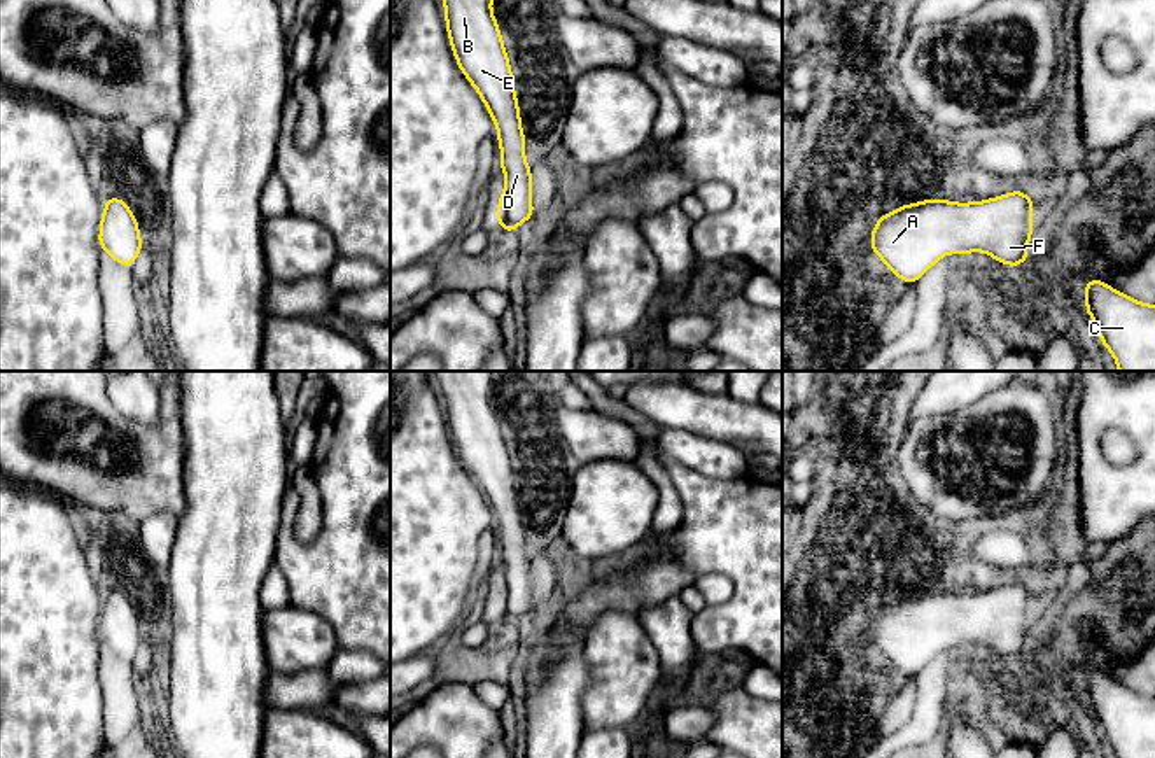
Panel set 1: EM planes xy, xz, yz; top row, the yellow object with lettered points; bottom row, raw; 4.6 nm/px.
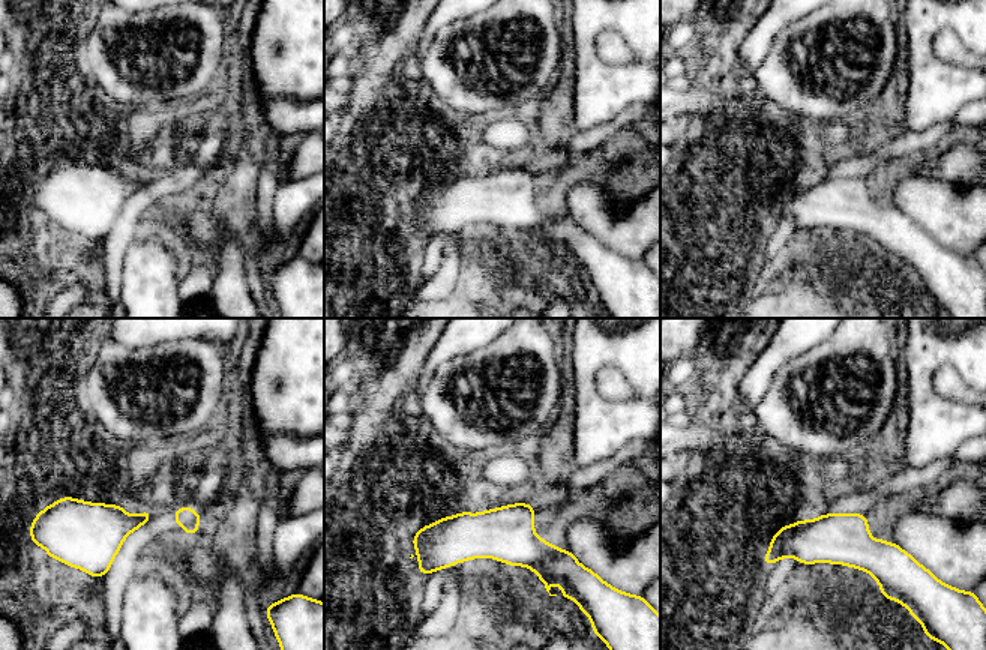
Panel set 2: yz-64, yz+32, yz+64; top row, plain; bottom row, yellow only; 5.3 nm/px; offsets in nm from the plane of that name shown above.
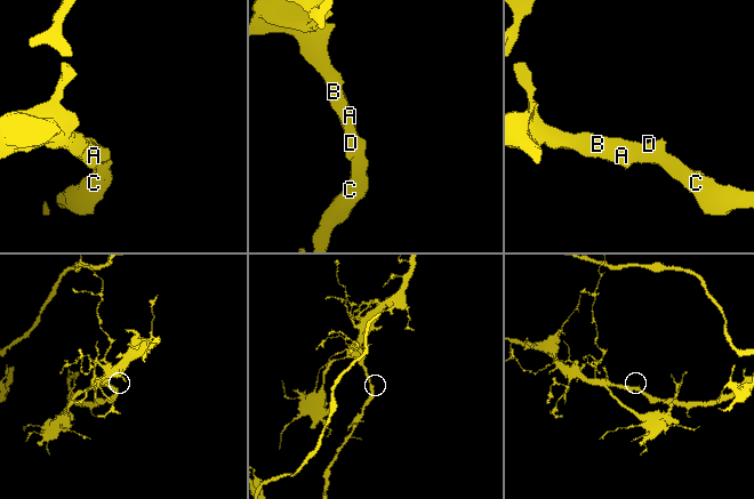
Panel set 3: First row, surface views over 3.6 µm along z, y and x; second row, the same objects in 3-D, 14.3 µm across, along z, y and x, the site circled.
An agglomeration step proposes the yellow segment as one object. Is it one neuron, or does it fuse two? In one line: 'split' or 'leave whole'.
leave whole

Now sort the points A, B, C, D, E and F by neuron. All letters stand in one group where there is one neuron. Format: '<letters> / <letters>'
A B C D E F

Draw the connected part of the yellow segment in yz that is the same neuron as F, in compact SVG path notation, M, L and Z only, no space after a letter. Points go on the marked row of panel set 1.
M1024 189L984 201L922 200L878 217L872 252L905 284L948 254L985 252L1006 266L1027 263L1032 205Z

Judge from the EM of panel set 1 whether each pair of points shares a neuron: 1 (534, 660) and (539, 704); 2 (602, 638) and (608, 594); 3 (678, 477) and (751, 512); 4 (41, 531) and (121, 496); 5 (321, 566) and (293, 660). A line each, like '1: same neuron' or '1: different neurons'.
1: different neurons
2: different neurons
3: same neuron
4: different neurons
5: different neurons

